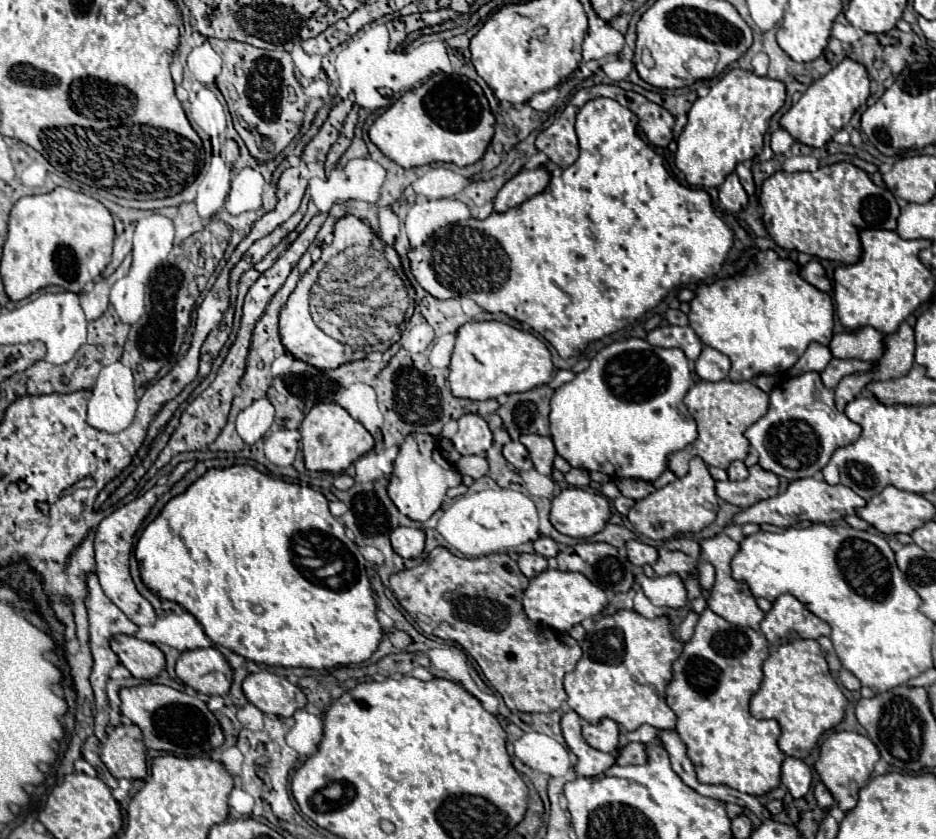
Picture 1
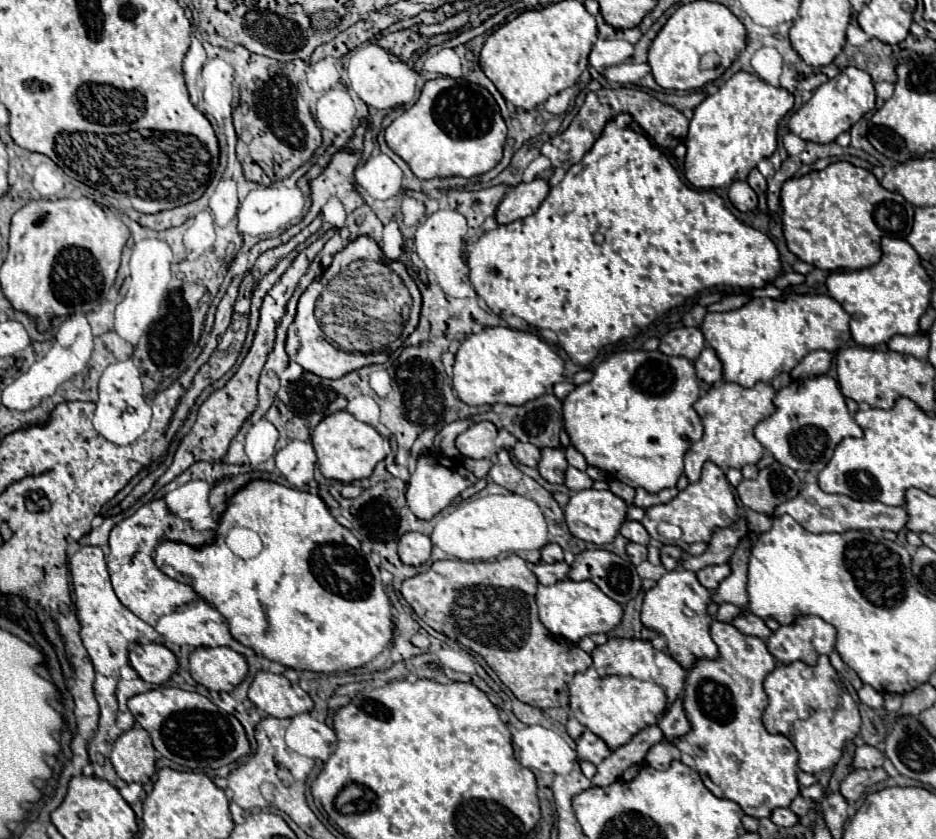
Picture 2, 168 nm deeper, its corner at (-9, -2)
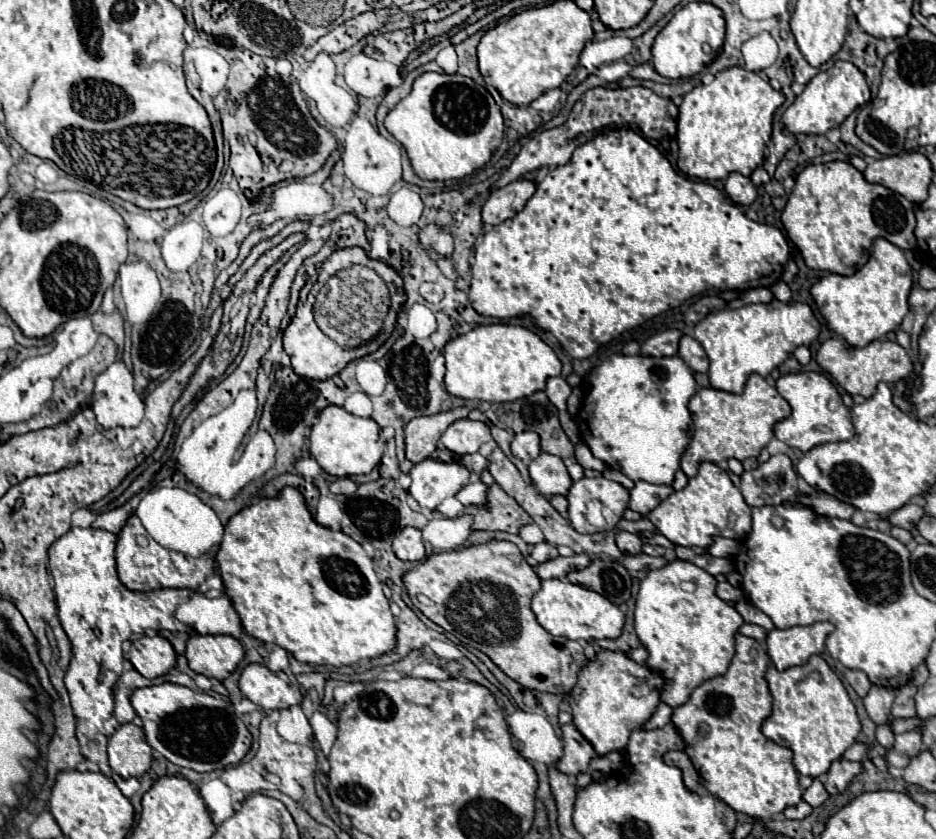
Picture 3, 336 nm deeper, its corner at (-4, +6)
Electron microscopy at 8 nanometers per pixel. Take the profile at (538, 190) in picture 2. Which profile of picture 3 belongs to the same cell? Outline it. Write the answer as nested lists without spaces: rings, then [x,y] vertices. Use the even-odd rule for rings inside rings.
[[[518,179],[490,193],[482,209],[482,221],[486,225],[498,225],[510,217],[514,217],[526,201],[534,195],[536,183],[528,179]]]

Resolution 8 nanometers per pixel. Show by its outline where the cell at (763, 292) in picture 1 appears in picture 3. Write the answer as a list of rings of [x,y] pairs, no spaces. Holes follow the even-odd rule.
[[[772,299],[770,303],[708,313],[696,323],[694,337],[700,341],[710,359],[710,385],[714,389],[742,393],[750,373],[766,377],[774,367],[780,367],[788,357],[792,357],[796,347],[810,345],[820,335],[820,329],[822,325],[810,305]]]

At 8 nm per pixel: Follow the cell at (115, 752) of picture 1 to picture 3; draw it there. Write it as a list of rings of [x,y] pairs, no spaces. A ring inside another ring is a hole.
[[[126,723],[108,739],[108,763],[120,777],[142,777],[152,763],[152,749],[144,741],[144,729]]]

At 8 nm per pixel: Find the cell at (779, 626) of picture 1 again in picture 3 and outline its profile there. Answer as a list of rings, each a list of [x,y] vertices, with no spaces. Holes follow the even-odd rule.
[[[812,623],[806,627],[772,629],[766,637],[766,649],[778,671],[804,665],[810,655],[824,651],[824,641],[834,629],[832,623]]]

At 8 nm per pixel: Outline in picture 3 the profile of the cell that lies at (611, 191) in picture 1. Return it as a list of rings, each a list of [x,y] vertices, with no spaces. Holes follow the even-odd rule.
[[[622,127],[622,129],[610,129],[606,133],[600,133],[592,141],[580,145],[572,153],[572,159],[566,165],[556,167],[546,175],[546,179],[538,185],[536,193],[528,199],[526,207],[520,213],[516,213],[512,219],[502,221],[496,227],[490,227],[484,233],[482,241],[474,249],[474,265],[470,267],[472,285],[470,285],[468,297],[470,297],[472,307],[480,315],[490,315],[490,317],[500,317],[500,319],[532,315],[536,319],[538,327],[550,331],[564,345],[566,353],[572,359],[586,359],[598,349],[598,345],[608,343],[610,339],[618,337],[626,329],[632,329],[632,327],[644,323],[646,319],[652,319],[652,317],[664,313],[666,309],[678,307],[680,303],[684,303],[692,295],[702,293],[708,287],[744,289],[744,291],[752,289],[752,287],[770,287],[772,283],[780,281],[782,271],[788,263],[788,257],[790,257],[788,241],[778,229],[746,219],[746,215],[716,187],[712,187],[704,181],[694,181],[694,179],[682,177],[680,173],[674,171],[670,161],[654,145],[650,145],[644,137],[640,137],[632,129]]]

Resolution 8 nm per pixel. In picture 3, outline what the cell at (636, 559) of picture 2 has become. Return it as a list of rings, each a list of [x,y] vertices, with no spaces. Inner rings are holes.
[[[620,531],[616,535],[616,545],[626,555],[640,555],[642,553],[642,541],[638,539],[638,535],[632,535],[628,531]]]

